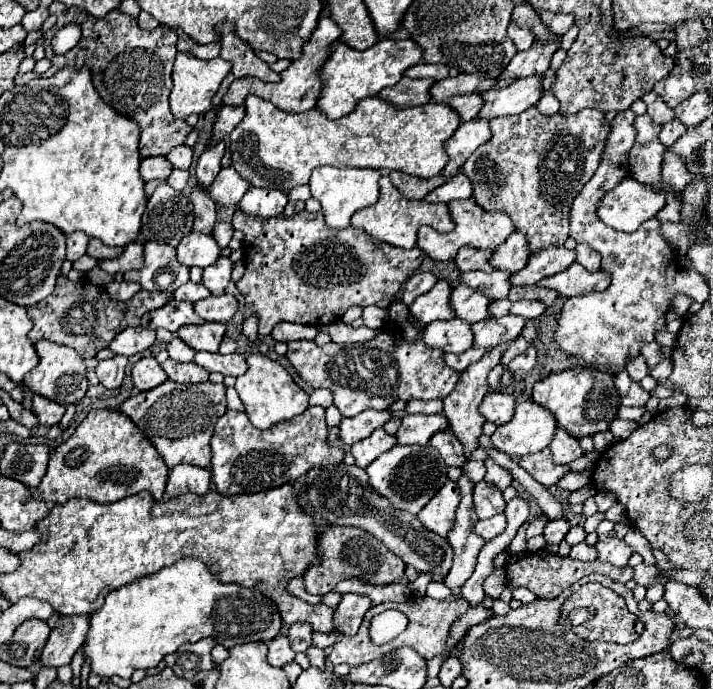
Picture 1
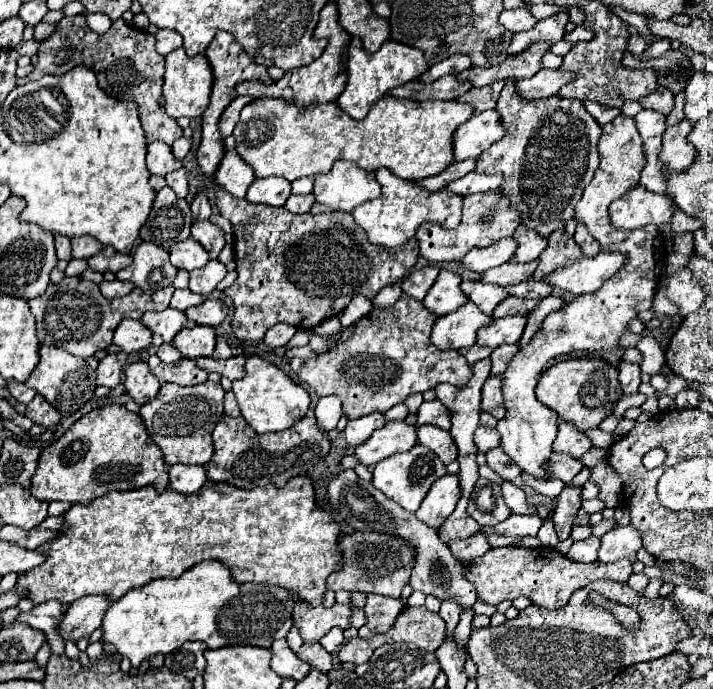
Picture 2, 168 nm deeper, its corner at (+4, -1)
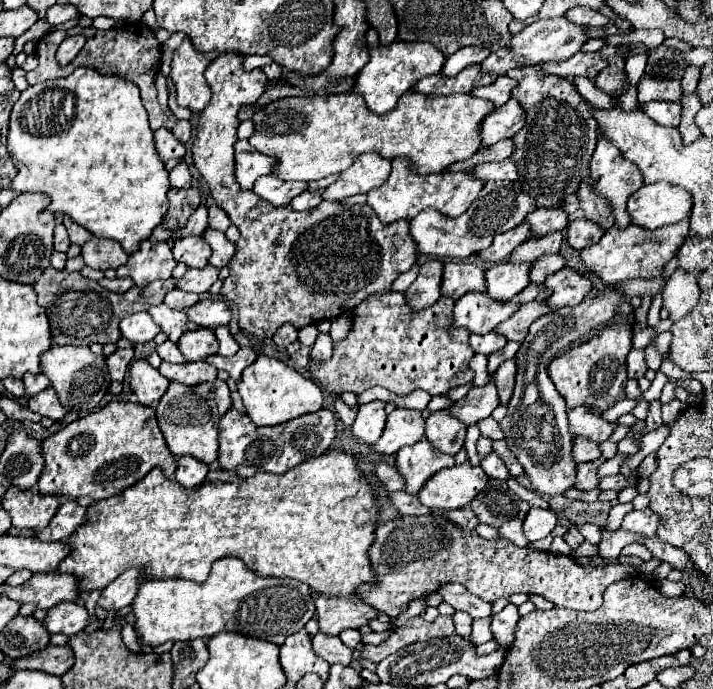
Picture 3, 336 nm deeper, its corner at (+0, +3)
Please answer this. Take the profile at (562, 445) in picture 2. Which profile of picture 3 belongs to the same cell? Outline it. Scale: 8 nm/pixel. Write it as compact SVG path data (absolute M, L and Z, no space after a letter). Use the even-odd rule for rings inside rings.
M578 406L574 410L568 410L568 428L574 438L586 438L590 442L604 442L614 432L616 424L610 424L602 420L600 414L594 414L590 408Z

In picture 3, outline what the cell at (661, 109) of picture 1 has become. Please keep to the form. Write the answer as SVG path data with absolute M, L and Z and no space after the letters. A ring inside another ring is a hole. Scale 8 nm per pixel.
M642 76L638 82L638 100L640 104L660 100L660 102L680 102L682 90L680 82L676 80L654 80L648 76Z

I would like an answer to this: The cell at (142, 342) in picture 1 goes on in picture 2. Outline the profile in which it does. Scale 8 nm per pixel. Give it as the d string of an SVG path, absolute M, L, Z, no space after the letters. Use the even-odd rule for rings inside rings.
M122 320L114 332L114 344L120 346L124 352L138 352L146 350L152 342L152 332L140 320Z

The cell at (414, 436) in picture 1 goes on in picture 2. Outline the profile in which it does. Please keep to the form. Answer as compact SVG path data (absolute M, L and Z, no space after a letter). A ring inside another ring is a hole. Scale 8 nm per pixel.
M436 398L432 402L422 402L422 406L418 408L418 422L420 424L434 424L442 430L450 430L452 420L450 420L450 410Z

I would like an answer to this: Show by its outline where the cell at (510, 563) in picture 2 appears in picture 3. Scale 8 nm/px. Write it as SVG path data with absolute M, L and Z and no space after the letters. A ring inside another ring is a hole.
M440 514L432 516L398 516L390 522L384 522L374 532L374 542L370 546L370 562L372 572L376 576L374 582L360 584L358 596L372 608L396 618L412 598L422 598L434 592L442 582L458 582L466 586L470 594L480 596L484 602L496 602L500 598L508 598L516 592L524 594L540 594L550 600L556 608L570 608L570 610L596 610L602 606L602 594L606 586L612 582L636 576L636 566L628 562L616 562L606 566L580 566L572 556L558 556L552 552L538 552L532 548L520 548L506 538L500 540L484 540L476 532L462 536L460 528L442 518Z

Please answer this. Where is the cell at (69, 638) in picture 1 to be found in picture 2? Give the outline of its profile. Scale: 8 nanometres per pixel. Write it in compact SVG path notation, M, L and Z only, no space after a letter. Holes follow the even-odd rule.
M84 596L82 600L76 600L64 614L60 626L62 636L68 640L90 636L96 628L102 626L102 616L110 604L112 600L106 600L106 596Z

